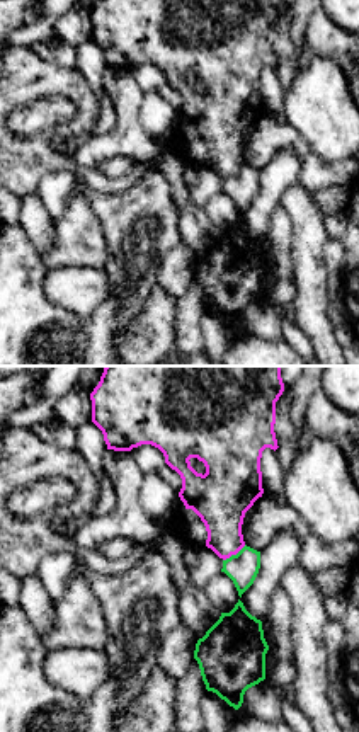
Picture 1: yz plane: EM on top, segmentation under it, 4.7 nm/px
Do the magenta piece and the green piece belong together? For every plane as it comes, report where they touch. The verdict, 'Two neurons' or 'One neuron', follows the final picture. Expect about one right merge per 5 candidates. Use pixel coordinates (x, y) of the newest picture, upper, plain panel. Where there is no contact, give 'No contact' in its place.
Touches magenta at (233, 172)

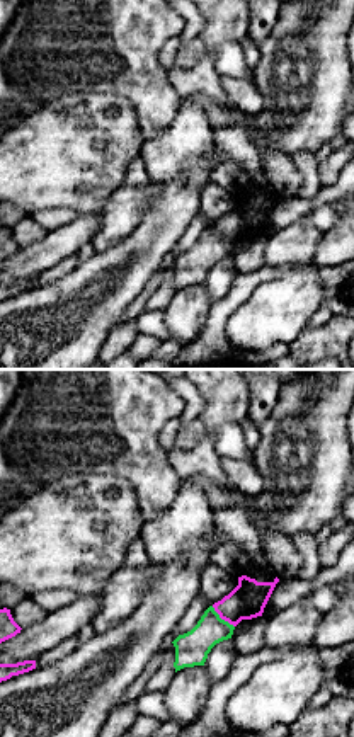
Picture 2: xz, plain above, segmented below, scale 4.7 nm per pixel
Touches magenta at (222, 237)

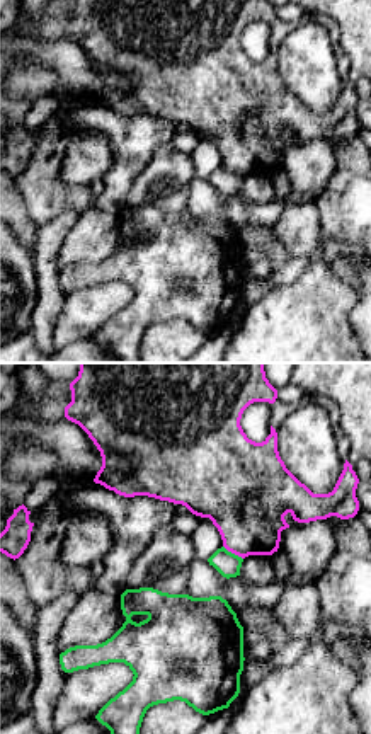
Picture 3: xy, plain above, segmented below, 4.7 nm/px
Touches magenta at (234, 171)

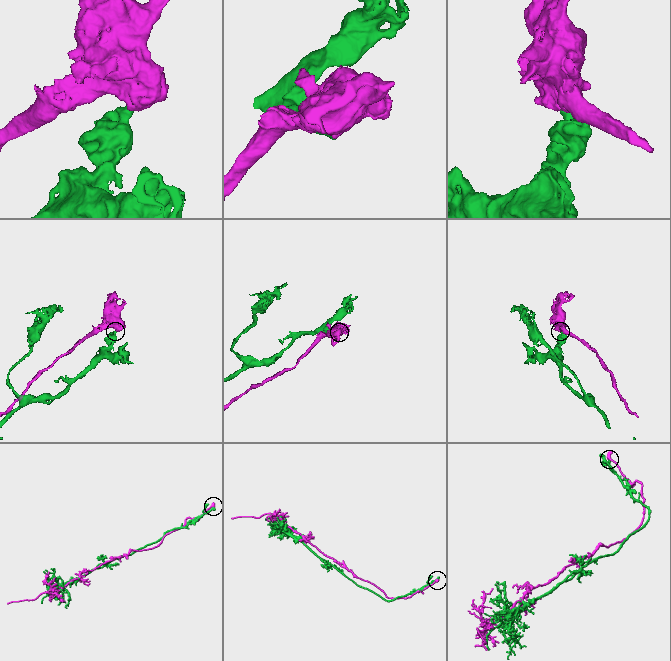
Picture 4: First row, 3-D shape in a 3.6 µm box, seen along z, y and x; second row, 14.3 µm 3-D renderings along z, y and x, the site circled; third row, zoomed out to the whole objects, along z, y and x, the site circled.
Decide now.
Two neurons

